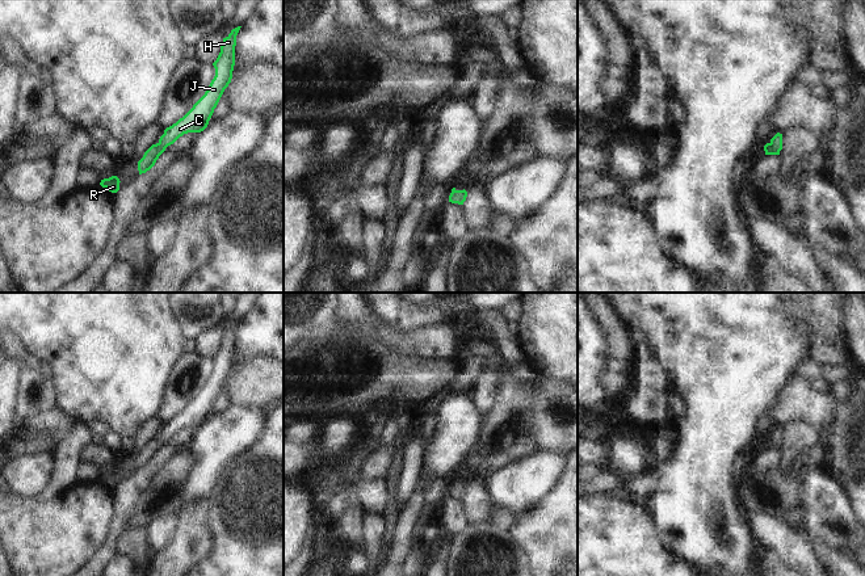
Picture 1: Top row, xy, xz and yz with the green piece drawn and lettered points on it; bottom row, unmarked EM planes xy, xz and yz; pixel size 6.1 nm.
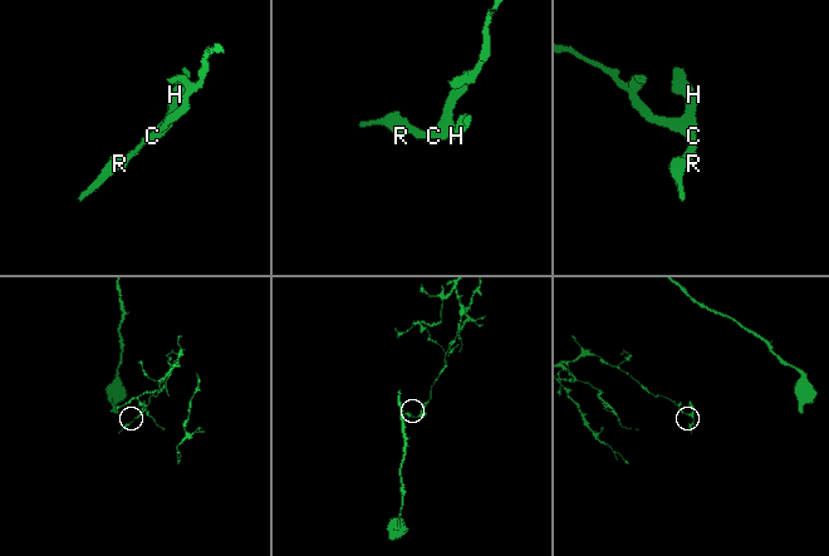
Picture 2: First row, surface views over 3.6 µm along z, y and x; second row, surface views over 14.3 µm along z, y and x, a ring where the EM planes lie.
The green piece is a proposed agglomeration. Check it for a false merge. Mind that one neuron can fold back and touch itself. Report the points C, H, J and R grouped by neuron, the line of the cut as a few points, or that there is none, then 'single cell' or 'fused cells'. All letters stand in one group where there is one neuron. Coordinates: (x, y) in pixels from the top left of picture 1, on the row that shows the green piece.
C H J R; no cut; single cell

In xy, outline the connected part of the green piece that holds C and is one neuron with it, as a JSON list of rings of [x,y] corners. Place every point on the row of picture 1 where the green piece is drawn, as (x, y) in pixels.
[[[242,26],[232,29],[231,33],[223,38],[221,52],[217,60],[213,63],[215,76],[205,94],[182,118],[167,127],[159,142],[152,144],[144,152],[143,157],[138,161],[139,175],[150,171],[165,148],[173,144],[180,136],[188,133],[201,133],[207,127],[214,109],[217,108],[224,89],[228,87],[232,79],[236,35],[240,28]]]

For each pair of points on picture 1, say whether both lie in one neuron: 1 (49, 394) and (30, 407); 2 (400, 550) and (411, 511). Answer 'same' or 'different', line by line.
1: same
2: same

